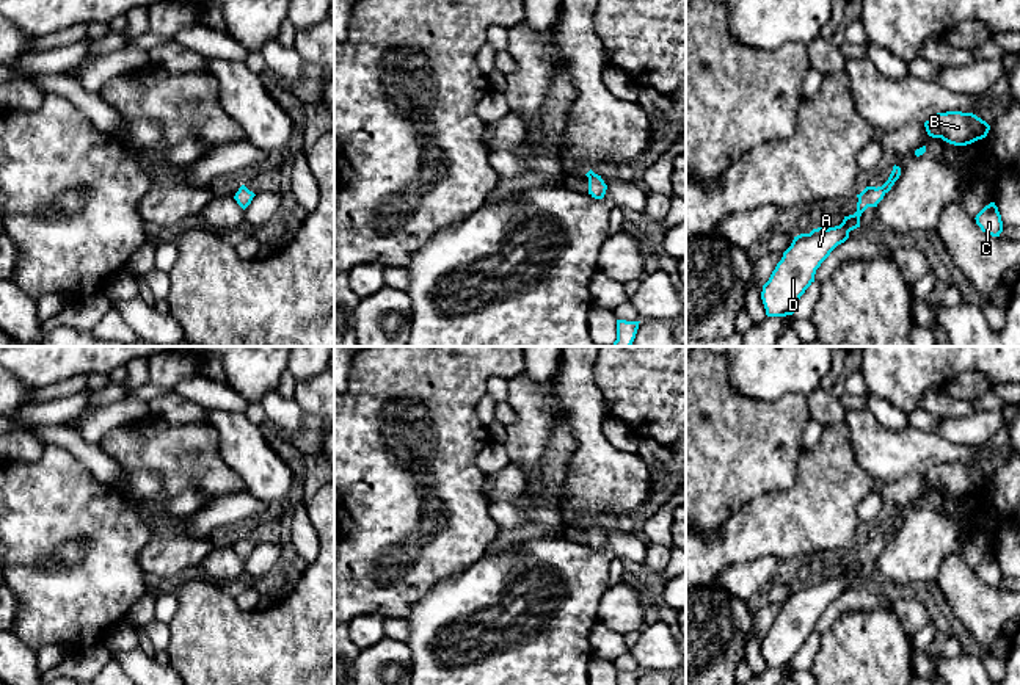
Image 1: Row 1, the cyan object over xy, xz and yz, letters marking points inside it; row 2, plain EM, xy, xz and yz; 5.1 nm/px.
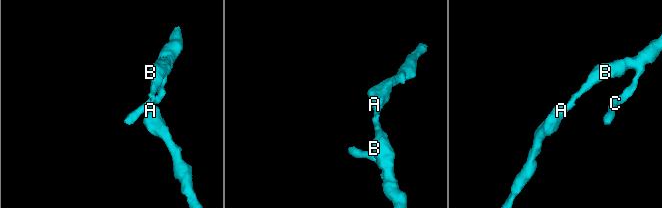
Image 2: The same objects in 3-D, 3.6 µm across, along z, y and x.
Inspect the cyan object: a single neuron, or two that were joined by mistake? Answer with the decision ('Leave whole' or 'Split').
Split

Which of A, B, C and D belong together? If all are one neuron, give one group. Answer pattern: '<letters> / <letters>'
A D / B C

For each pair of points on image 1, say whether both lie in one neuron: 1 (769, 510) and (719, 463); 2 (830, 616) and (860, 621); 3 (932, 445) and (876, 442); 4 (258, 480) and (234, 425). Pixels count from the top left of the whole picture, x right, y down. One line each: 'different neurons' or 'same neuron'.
1: different neurons
2: different neurons
3: same neuron
4: same neuron

